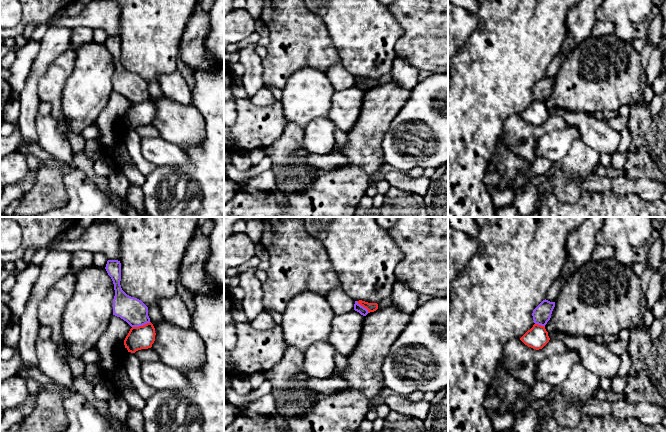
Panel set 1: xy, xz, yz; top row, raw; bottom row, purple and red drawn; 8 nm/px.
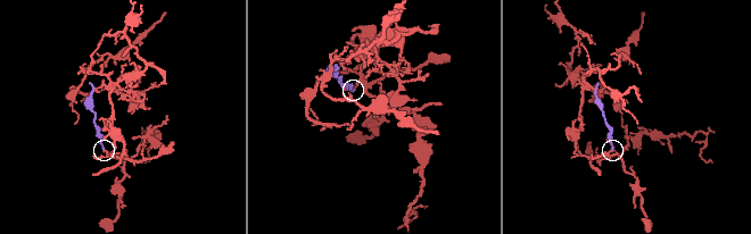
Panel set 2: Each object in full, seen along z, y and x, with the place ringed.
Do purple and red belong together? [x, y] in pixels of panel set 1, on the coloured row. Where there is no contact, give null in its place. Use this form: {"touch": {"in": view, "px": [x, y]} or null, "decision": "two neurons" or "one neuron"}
{"touch": {"in": "xy", "px": [141, 325]}, "decision": "two neurons"}

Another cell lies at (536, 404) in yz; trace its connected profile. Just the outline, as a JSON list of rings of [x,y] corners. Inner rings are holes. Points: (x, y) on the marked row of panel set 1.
[[[540,398],[540,399],[536,399],[536,400],[531,401],[527,405],[527,407],[531,408],[533,410],[537,410],[537,409],[540,409],[540,408],[544,407],[546,404],[547,404],[546,399],[545,398]]]

